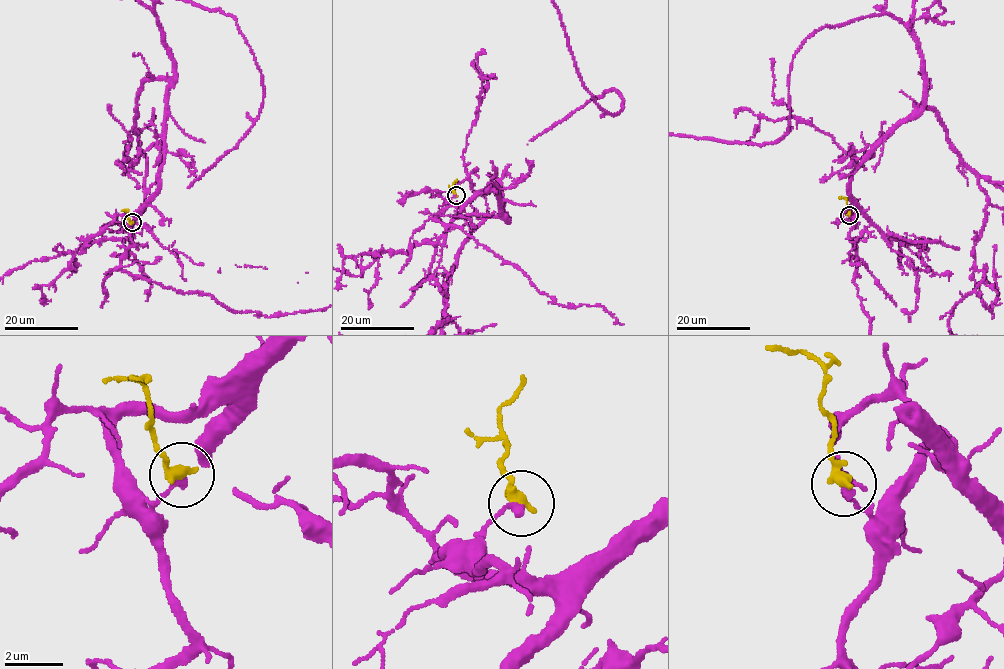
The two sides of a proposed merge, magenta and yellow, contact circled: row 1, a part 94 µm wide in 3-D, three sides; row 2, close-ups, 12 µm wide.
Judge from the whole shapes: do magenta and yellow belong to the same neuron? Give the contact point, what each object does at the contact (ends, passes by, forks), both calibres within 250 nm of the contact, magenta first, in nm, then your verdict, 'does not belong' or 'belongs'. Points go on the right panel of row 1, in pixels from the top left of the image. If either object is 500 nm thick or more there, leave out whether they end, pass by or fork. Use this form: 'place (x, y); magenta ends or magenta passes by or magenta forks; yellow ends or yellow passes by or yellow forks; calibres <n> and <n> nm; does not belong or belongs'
place (849, 215); magenta ends; yellow ends; calibres 240 and 400 nm; does not belong

